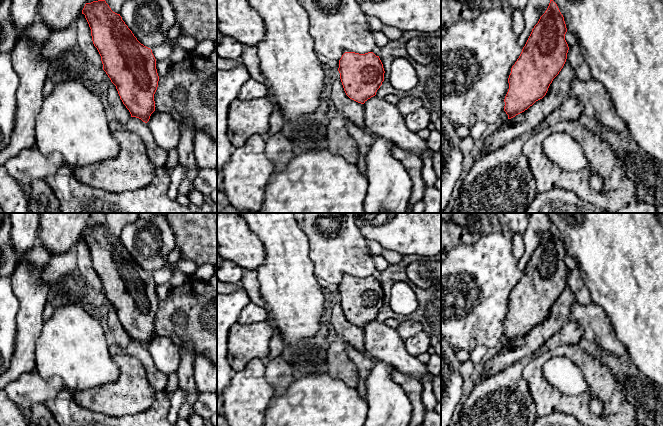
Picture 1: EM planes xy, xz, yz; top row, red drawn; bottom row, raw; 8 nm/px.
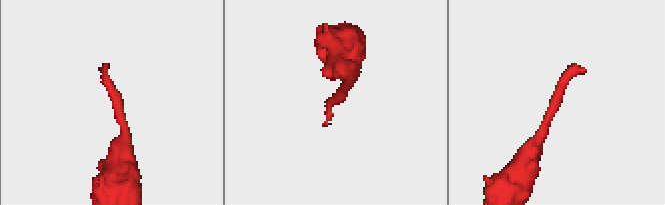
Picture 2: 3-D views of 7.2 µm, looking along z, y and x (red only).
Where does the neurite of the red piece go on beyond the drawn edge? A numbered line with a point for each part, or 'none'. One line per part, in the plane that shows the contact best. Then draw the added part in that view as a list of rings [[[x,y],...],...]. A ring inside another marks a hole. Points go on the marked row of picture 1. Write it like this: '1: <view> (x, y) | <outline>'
none

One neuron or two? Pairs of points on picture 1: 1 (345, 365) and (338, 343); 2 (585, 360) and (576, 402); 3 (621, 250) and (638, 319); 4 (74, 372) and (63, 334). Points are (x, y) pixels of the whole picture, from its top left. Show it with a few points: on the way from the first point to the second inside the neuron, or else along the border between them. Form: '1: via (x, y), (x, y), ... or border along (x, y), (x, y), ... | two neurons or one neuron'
1: via (340, 360), (338, 358), (338, 348) | one neuron
2: via (591, 371), (591, 387), (587, 393) | one neuron
3: via (633, 267), (638, 272), (638, 302) | one neuron
4: via (74, 363), (74, 347), (72, 343) | one neuron

